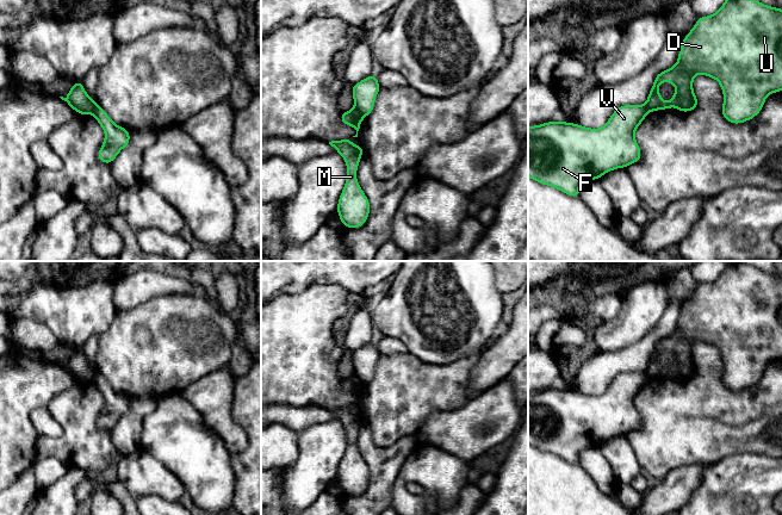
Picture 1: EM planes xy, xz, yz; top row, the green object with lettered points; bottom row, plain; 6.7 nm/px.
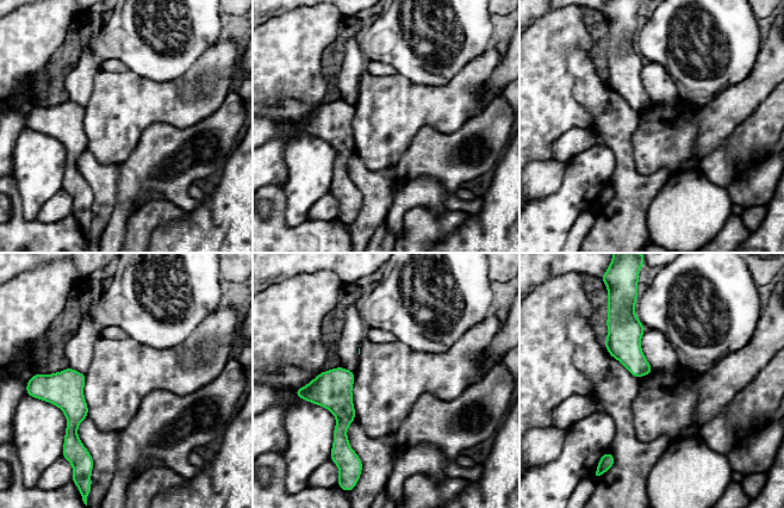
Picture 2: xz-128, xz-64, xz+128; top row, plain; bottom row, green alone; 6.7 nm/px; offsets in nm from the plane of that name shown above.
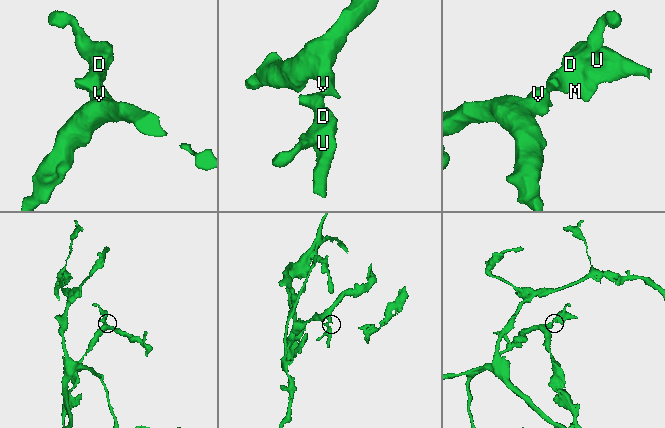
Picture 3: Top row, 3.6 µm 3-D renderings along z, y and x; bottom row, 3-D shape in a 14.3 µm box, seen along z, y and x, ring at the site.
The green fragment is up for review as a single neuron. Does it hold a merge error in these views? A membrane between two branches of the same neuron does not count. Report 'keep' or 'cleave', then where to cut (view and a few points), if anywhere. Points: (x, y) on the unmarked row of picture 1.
cleave | xz (354, 374), (364, 383)

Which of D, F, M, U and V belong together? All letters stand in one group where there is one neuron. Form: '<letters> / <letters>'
D M U / F V

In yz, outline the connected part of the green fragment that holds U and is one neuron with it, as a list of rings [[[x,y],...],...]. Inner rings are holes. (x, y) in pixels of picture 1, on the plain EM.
[[[728,261],[714,281],[697,286],[695,293],[682,308],[677,330],[656,342],[645,370],[647,379],[670,374],[677,374],[683,380],[695,377],[699,368],[693,356],[693,348],[697,341],[713,345],[720,350],[724,361],[721,380],[727,389],[740,391],[755,385],[763,376],[767,364],[782,358],[782,275],[764,272],[746,261]],[[660,349],[672,349],[676,355],[668,370],[659,361]]]

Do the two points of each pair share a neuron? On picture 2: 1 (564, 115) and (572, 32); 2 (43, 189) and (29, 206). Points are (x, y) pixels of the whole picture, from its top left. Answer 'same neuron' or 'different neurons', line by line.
1: same neuron
2: same neuron

